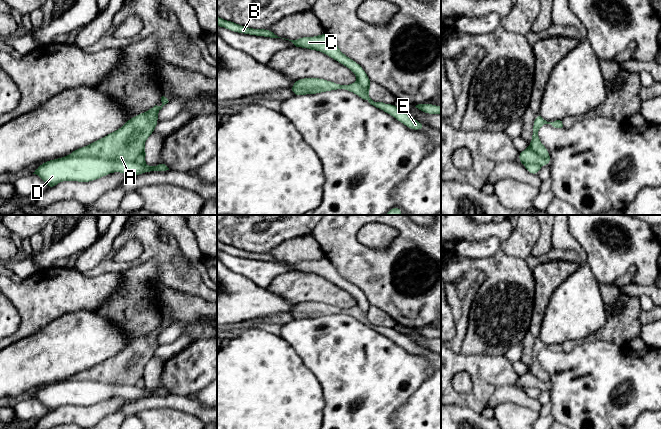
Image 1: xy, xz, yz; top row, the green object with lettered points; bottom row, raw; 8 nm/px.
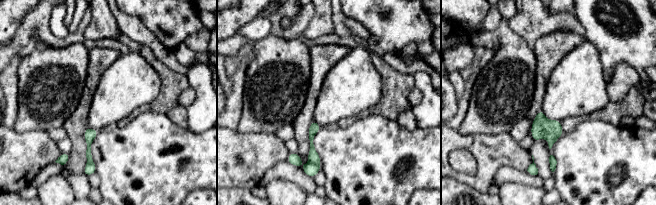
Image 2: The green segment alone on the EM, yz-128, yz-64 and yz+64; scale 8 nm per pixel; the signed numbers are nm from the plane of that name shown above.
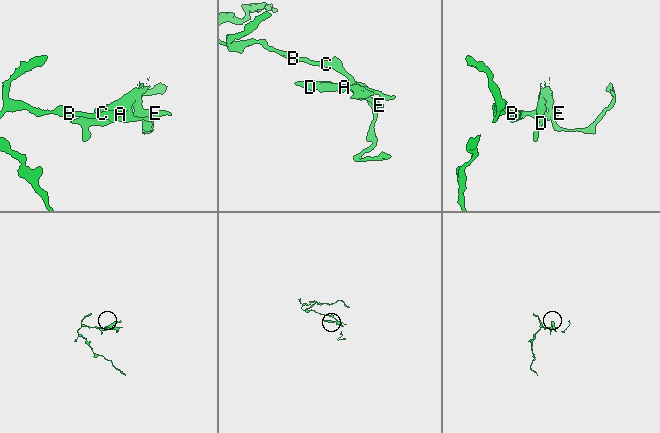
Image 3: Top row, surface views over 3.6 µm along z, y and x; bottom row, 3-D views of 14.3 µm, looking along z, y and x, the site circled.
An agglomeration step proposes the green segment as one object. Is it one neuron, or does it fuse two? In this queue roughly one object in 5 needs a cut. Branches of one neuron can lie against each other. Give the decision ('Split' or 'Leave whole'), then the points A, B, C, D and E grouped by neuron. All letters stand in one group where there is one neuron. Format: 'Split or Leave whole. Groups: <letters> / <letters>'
Leave whole. Groups: A B C D E

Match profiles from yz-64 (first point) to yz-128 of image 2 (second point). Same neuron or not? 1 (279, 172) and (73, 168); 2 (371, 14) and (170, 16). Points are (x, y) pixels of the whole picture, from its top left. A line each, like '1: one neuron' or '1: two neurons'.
1: two neurons
2: one neuron

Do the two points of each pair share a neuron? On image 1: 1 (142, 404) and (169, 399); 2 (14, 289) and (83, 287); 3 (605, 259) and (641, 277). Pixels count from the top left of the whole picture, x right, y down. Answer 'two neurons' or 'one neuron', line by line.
1: one neuron
2: one neuron
3: one neuron

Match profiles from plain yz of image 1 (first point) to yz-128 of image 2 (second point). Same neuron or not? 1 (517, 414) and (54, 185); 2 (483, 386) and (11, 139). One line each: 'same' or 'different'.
1: same
2: same

